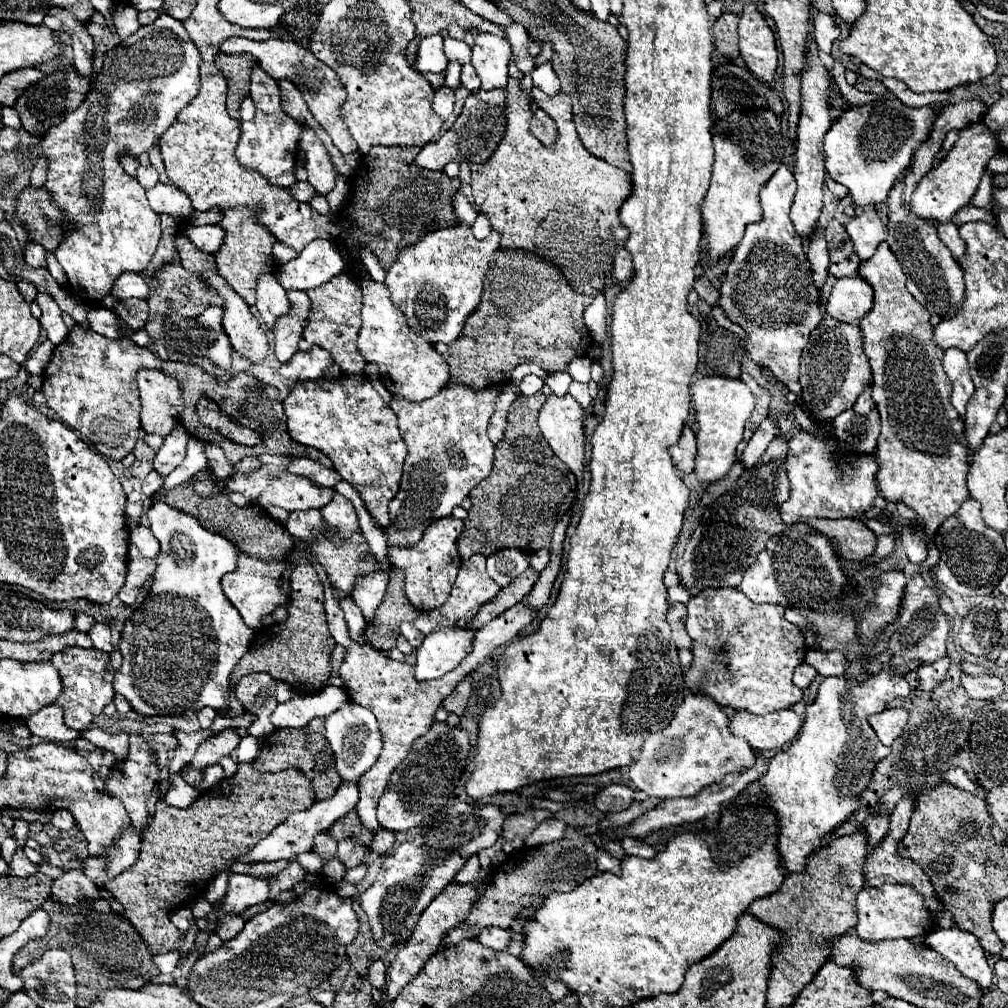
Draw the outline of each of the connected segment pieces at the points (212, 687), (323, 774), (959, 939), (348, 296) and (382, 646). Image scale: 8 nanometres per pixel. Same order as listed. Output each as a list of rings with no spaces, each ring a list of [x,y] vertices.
[[[154,503],[148,511],[148,521],[150,521],[150,531],[152,535],[160,541],[160,557],[156,559],[158,561],[158,567],[156,567],[156,573],[154,573],[154,583],[152,583],[152,589],[150,589],[150,595],[144,599],[144,603],[140,605],[140,609],[126,621],[126,627],[124,627],[124,635],[122,635],[122,641],[118,645],[120,653],[122,653],[122,667],[120,671],[116,671],[114,675],[114,691],[124,695],[128,699],[128,703],[132,705],[132,709],[140,715],[182,715],[184,711],[200,711],[202,707],[212,707],[216,709],[218,713],[226,711],[228,707],[228,677],[232,673],[232,669],[236,667],[236,663],[242,659],[242,655],[248,651],[250,643],[252,643],[252,637],[254,637],[254,631],[250,627],[246,627],[246,623],[242,621],[240,613],[234,609],[234,605],[224,597],[222,589],[220,589],[220,577],[232,569],[236,569],[236,557],[238,557],[238,549],[228,541],[224,539],[222,535],[216,535],[216,533],[210,533],[208,529],[204,529],[192,515],[180,511],[180,509],[174,509],[166,503]]]
[[[316,717],[308,725],[298,727],[298,729],[274,729],[270,735],[262,737],[260,743],[264,743],[258,759],[252,763],[258,771],[282,771],[288,767],[300,769],[314,785],[316,791],[316,801],[330,799],[336,789],[340,787],[342,779],[336,771],[334,763],[334,753],[324,737],[324,719]]]
[[[958,927],[940,929],[926,935],[926,945],[952,961],[968,979],[974,979],[982,991],[992,987],[992,969],[972,933]]]
[[[342,273],[340,277],[332,277],[324,285],[308,291],[312,301],[312,309],[308,313],[308,325],[304,329],[304,337],[300,339],[300,351],[310,351],[312,345],[318,345],[330,353],[336,365],[340,365],[344,375],[362,375],[366,361],[358,351],[358,331],[362,327],[360,309],[362,309],[362,289],[352,277]]]
[[[392,569],[388,591],[380,603],[376,619],[366,627],[366,641],[380,651],[396,647],[402,621],[416,621],[420,611],[404,595],[404,575],[398,569]]]

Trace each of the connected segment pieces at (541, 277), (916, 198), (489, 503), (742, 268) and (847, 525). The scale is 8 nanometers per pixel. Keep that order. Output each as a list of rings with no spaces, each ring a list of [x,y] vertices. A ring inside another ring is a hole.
[[[500,247],[498,253],[494,253],[494,261],[486,273],[482,301],[468,317],[460,337],[452,341],[452,345],[434,345],[434,349],[448,361],[452,369],[448,385],[472,385],[472,389],[506,385],[510,381],[510,373],[520,363],[536,363],[546,373],[568,371],[568,363],[574,357],[584,357],[592,345],[590,331],[584,325],[584,309],[590,303],[590,297],[582,297],[582,293],[570,289],[566,277],[560,275],[560,269],[556,269],[552,263],[522,249]]]
[[[972,123],[964,129],[958,131],[958,141],[946,155],[946,159],[928,171],[928,175],[922,177],[918,187],[912,193],[912,209],[924,217],[932,219],[936,223],[948,223],[950,217],[962,209],[976,193],[980,185],[980,177],[986,171],[986,163],[990,157],[996,155],[998,151],[998,137],[992,129],[988,129],[984,123]]]
[[[544,393],[532,397],[518,395],[510,405],[504,439],[494,453],[492,473],[470,491],[472,509],[468,511],[464,531],[456,541],[458,553],[464,561],[476,553],[488,557],[504,547],[516,547],[526,553],[550,547],[556,521],[560,521],[560,517],[572,507],[576,499],[576,477],[552,453],[552,449],[548,449],[536,425],[544,401]]]
[[[780,165],[780,169],[764,183],[760,189],[760,203],[762,203],[762,221],[750,223],[746,227],[746,233],[738,247],[734,249],[734,257],[728,265],[728,275],[724,279],[724,285],[720,287],[720,307],[726,311],[732,323],[740,325],[746,331],[746,337],[742,339],[742,345],[746,349],[746,355],[750,361],[755,362],[760,369],[768,369],[776,381],[784,383],[789,391],[797,394],[797,404],[804,409],[802,401],[802,387],[799,383],[800,355],[804,345],[808,343],[808,335],[818,327],[818,321],[822,319],[818,299],[820,291],[812,285],[810,269],[808,269],[808,257],[804,253],[804,247],[800,245],[800,237],[796,237],[794,225],[790,221],[790,205],[796,193],[796,181],[792,177],[792,171],[786,165]]]
[[[806,519],[808,527],[824,533],[836,553],[849,561],[862,561],[876,549],[876,535],[860,519]]]

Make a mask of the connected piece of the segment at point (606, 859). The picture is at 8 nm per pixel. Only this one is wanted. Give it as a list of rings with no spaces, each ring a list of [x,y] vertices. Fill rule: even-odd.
[[[604,849],[596,851],[596,867],[598,871],[608,871],[608,873],[620,873],[620,861],[614,859],[610,853],[606,853]]]

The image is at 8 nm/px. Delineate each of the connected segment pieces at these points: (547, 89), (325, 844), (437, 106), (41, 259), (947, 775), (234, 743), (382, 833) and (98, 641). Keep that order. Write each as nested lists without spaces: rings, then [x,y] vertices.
[[[550,61],[538,65],[532,71],[532,83],[538,85],[538,89],[542,89],[544,93],[558,93],[560,91],[560,81],[558,81],[556,73],[552,71]]]
[[[320,833],[314,837],[314,845],[312,845],[312,851],[316,855],[320,855],[326,863],[330,859],[336,857],[336,843],[332,841],[332,837],[328,837],[328,833]]]
[[[448,87],[436,89],[436,97],[434,97],[434,103],[432,103],[432,109],[440,117],[448,119],[452,115],[452,109],[454,109],[454,91],[448,89]]]
[[[28,241],[24,251],[24,261],[30,267],[46,267],[46,253],[44,249],[40,249],[40,245],[32,245],[32,241]]]
[[[952,767],[952,769],[944,771],[944,773],[942,773],[942,779],[944,779],[946,783],[958,787],[958,789],[968,791],[968,793],[982,793],[982,795],[988,793],[978,781],[972,781],[972,779],[966,775],[966,771],[964,771],[962,767]]]
[[[234,727],[216,733],[214,737],[206,739],[198,747],[198,751],[196,751],[194,759],[192,759],[192,765],[196,765],[196,767],[208,767],[208,765],[218,763],[222,757],[230,755],[238,747],[238,741],[240,741],[240,735],[236,733]]]
[[[378,829],[372,843],[370,843],[370,851],[378,853],[378,855],[386,855],[388,853],[388,831],[386,829]]]
[[[94,623],[94,627],[90,629],[90,639],[94,643],[96,649],[100,651],[106,651],[106,653],[112,653],[114,651],[114,645],[112,645],[112,633],[110,633],[110,627],[106,623]]]

